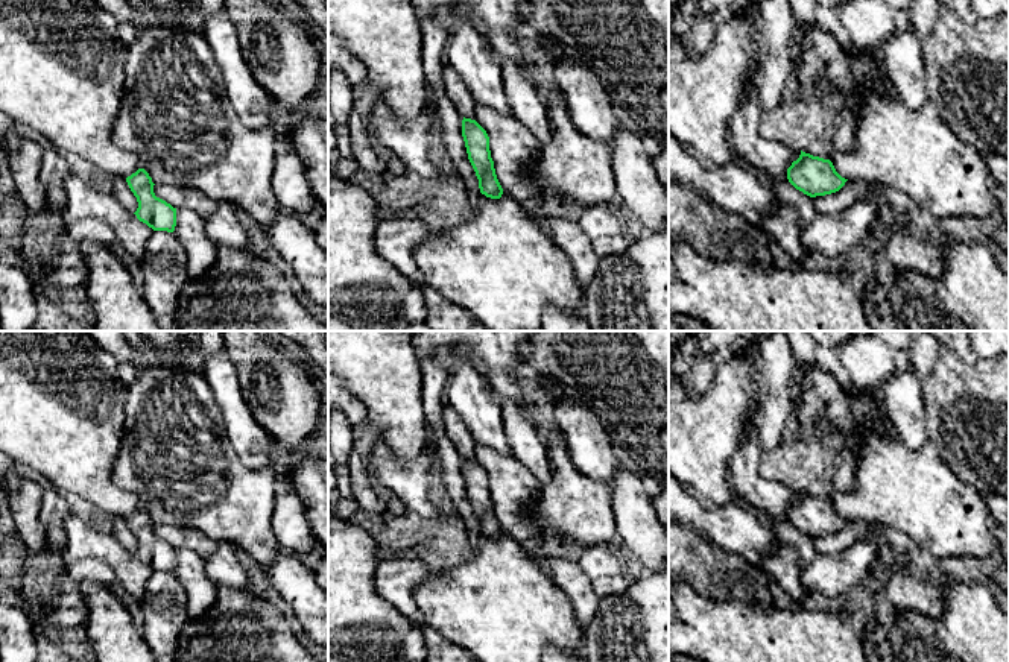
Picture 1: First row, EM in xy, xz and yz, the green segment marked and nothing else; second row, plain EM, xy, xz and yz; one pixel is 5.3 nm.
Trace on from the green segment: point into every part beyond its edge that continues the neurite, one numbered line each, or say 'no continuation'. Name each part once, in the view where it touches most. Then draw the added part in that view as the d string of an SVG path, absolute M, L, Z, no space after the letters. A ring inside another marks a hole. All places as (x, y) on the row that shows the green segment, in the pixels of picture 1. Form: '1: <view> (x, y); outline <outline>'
no continuation

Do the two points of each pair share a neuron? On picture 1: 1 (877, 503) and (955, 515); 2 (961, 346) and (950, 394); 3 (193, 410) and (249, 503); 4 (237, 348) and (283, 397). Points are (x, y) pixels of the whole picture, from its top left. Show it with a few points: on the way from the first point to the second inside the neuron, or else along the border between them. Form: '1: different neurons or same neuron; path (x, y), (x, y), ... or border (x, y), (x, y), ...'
1: same neuron; path (897, 503), (929, 503), (935, 507)
2: same neuron; path (958, 359), (958, 381)
3: same neuron; path (199, 433), (199, 442), (228, 471), (230, 480)
4: same neuron; path (249, 360), (254, 371), (271, 384)

